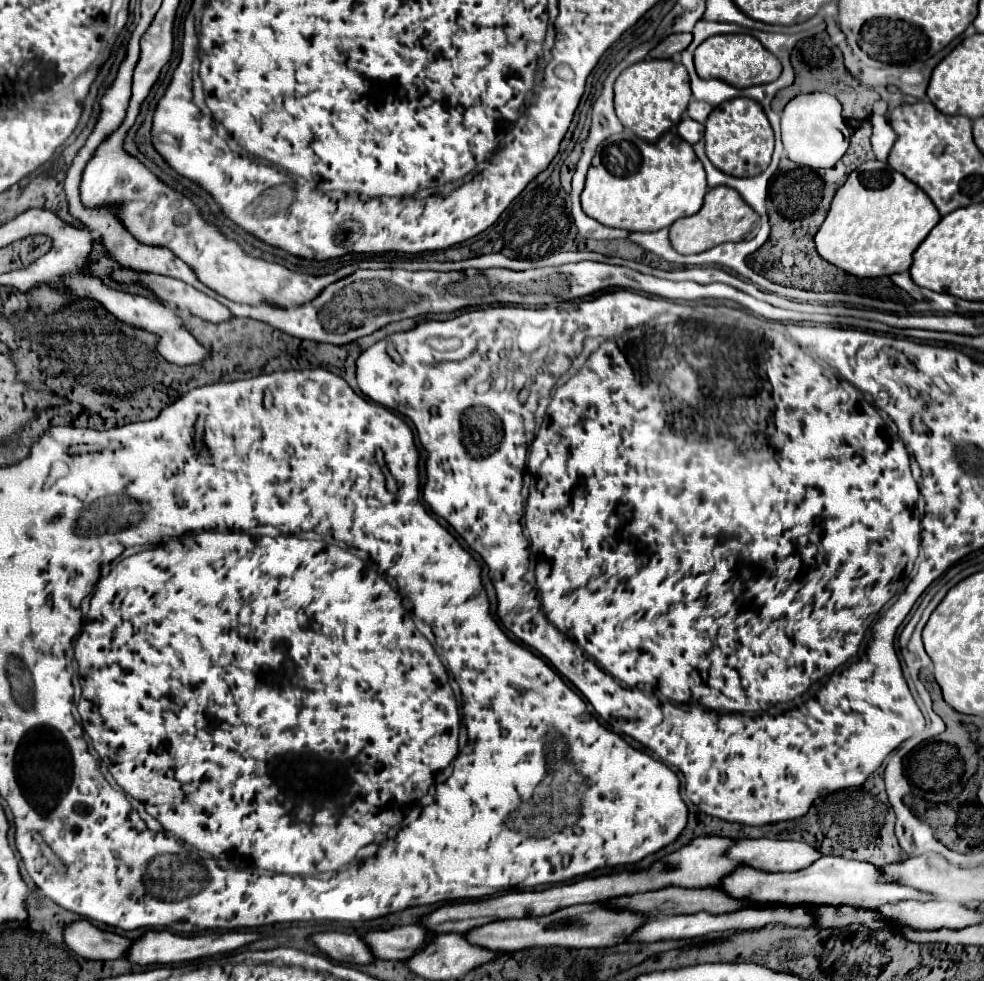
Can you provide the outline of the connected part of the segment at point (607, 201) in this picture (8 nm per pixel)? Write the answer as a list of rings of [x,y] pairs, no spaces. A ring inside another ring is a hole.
[[[622,132],[606,138],[598,146],[586,176],[586,188],[582,192],[582,210],[590,218],[612,228],[626,228],[628,232],[656,232],[668,228],[678,218],[696,214],[702,208],[706,190],[708,186],[702,162],[694,154],[692,146],[684,142],[678,134],[666,132],[658,142],[650,144],[636,138],[632,132]]]

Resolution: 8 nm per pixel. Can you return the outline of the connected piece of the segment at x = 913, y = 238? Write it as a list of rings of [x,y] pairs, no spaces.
[[[870,160],[858,166],[848,176],[846,184],[836,192],[828,216],[816,234],[816,250],[824,260],[834,264],[836,268],[860,278],[898,274],[910,268],[914,250],[928,236],[928,232],[938,224],[938,220],[940,214],[922,188],[918,188],[914,182],[904,178],[904,174],[892,170],[886,162]]]

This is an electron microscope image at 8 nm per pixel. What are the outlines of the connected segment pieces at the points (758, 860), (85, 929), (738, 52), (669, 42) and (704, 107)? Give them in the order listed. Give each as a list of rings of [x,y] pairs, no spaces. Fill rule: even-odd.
[[[734,840],[726,854],[740,866],[764,872],[798,872],[820,860],[820,852],[804,842],[794,840]]]
[[[86,920],[64,928],[64,942],[70,950],[88,960],[120,960],[126,958],[132,940],[116,932],[106,932]]]
[[[720,34],[706,38],[694,52],[694,64],[700,78],[718,78],[736,88],[774,82],[782,72],[780,60],[750,34]]]
[[[670,34],[660,44],[650,50],[650,58],[672,58],[672,54],[682,52],[692,42],[692,34]]]
[[[690,100],[688,104],[688,110],[686,110],[686,116],[696,120],[696,122],[706,122],[708,114],[712,112],[712,106],[708,102],[700,102],[700,100]]]

